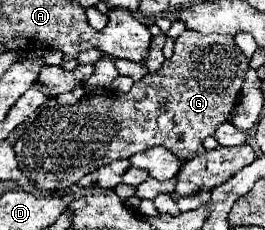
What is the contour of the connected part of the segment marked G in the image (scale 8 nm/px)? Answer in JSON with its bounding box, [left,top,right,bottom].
[16,29,248,189]

